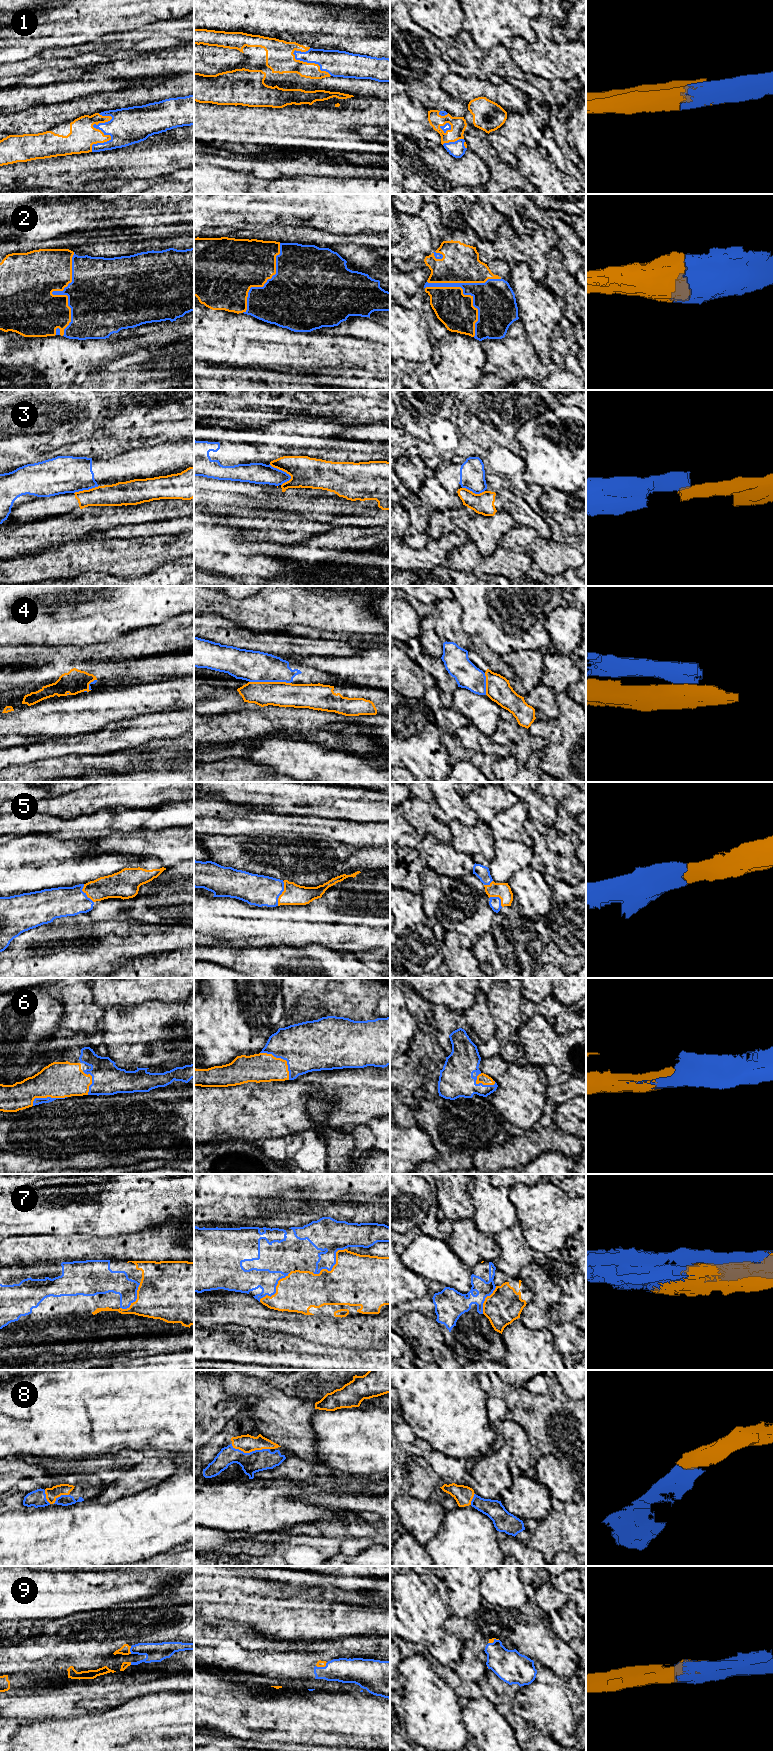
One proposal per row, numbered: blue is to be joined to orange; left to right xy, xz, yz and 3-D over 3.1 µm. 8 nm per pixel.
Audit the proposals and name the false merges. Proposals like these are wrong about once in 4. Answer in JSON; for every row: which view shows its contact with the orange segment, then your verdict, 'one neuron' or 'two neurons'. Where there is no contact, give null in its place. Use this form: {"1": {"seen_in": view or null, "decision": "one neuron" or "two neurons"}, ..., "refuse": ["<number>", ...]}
{"1": {"seen_in": "xy", "decision": "one neuron"}, "2": {"seen_in": "xy", "decision": "one neuron"}, "3": {"seen_in": "xz", "decision": "two neurons"}, "4": {"seen_in": "xz", "decision": "two neurons"}, "5": {"seen_in": "xz", "decision": "one neuron"}, "6": {"seen_in": "xz", "decision": "one neuron"}, "7": {"seen_in": "xz", "decision": "one neuron"}, "8": {"seen_in": "xz", "decision": "one neuron"}, "9": {"seen_in": "xy", "decision": "one neuron"}, "refuse": ["3", "4"]}

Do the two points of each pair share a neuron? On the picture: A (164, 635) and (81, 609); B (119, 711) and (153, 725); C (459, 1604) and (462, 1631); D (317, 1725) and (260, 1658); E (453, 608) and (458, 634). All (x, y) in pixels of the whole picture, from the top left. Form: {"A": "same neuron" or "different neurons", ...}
{"A": "different neurons", "B": "different neurons", "C": "different neurons", "D": "different neurons", "E": "same neuron"}

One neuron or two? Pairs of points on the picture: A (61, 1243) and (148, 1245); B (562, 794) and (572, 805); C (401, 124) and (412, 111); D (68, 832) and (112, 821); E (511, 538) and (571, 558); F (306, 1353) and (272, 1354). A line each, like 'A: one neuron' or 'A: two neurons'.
A: one neuron
B: one neuron
C: one neuron
D: one neuron
E: one neuron
F: one neuron

